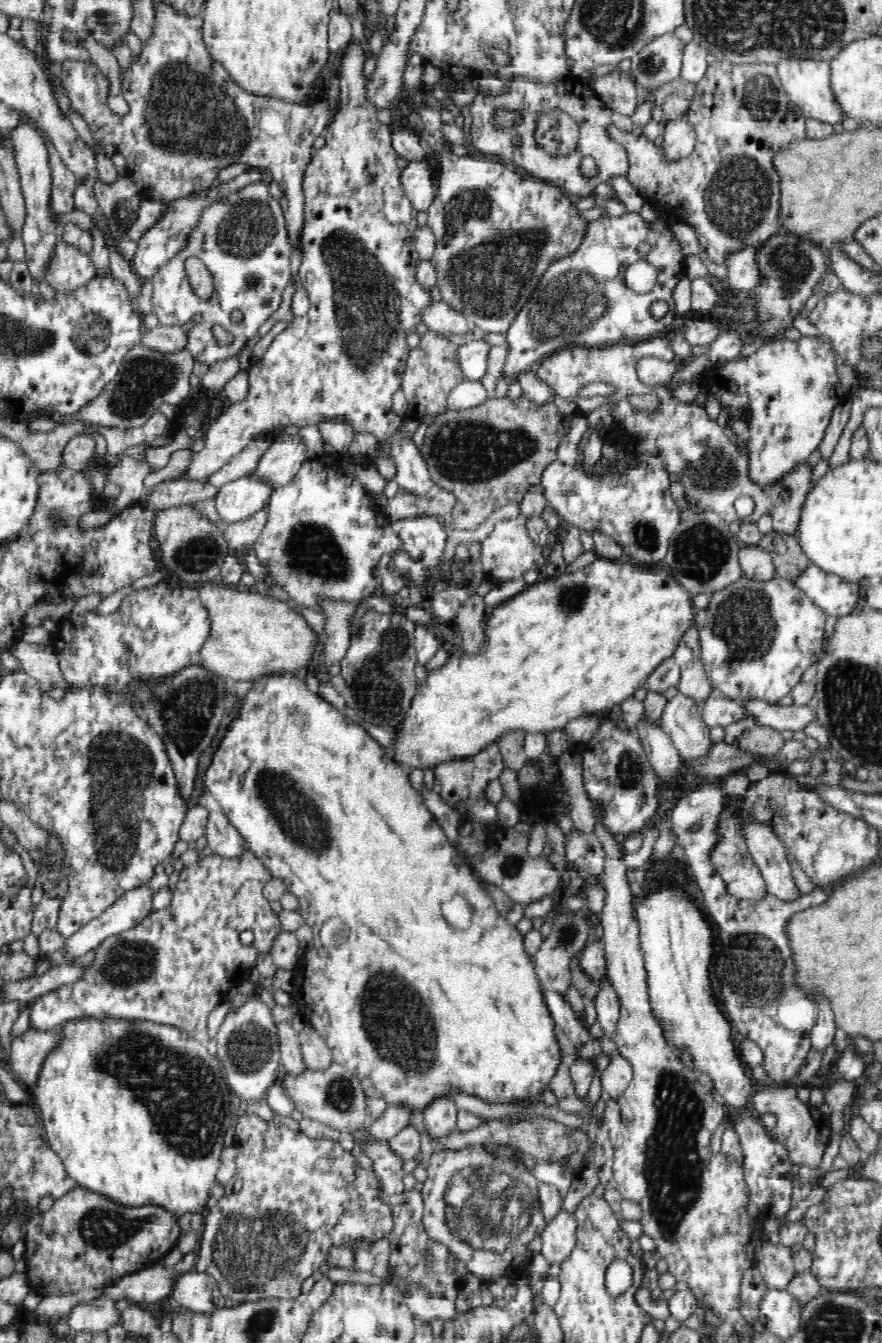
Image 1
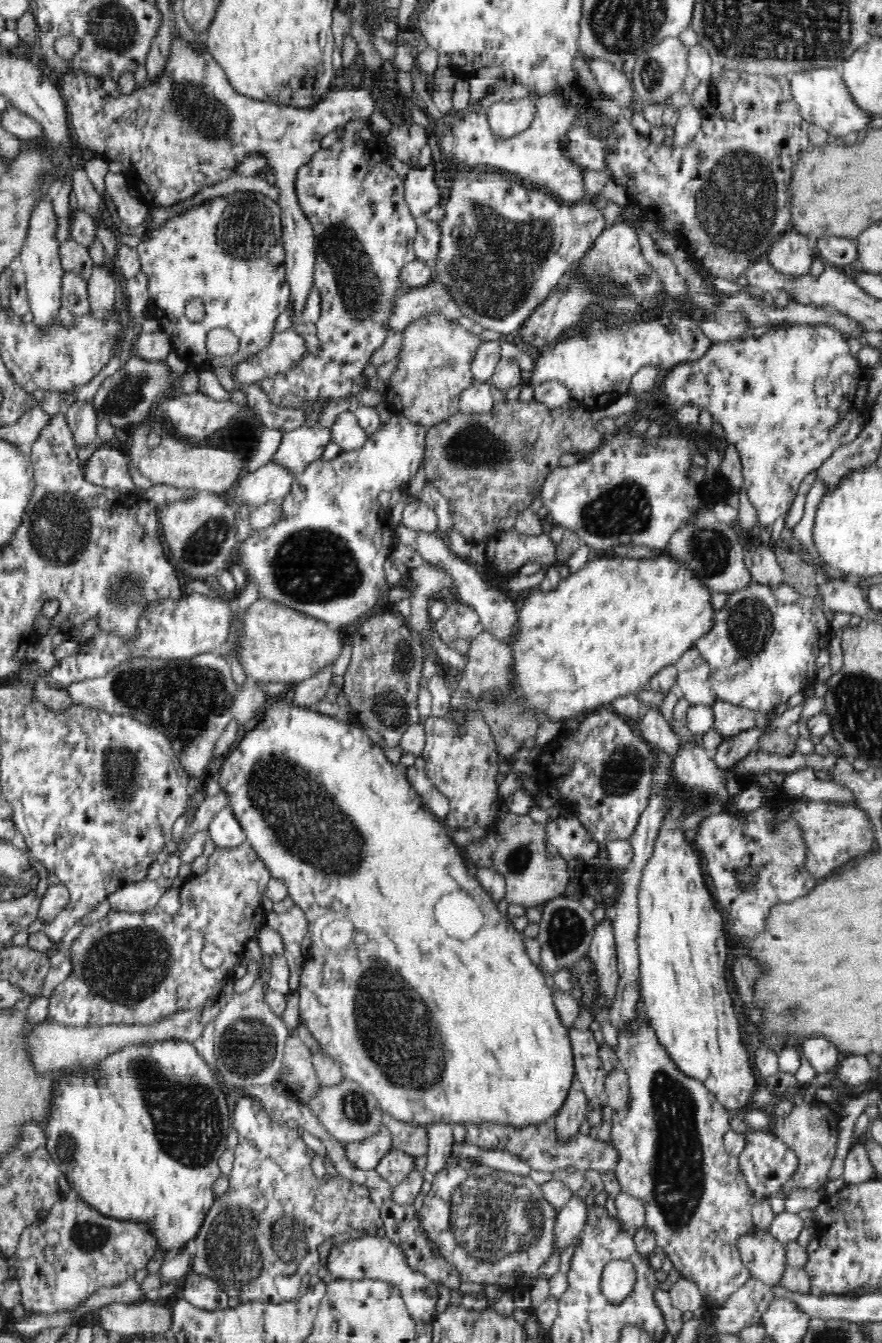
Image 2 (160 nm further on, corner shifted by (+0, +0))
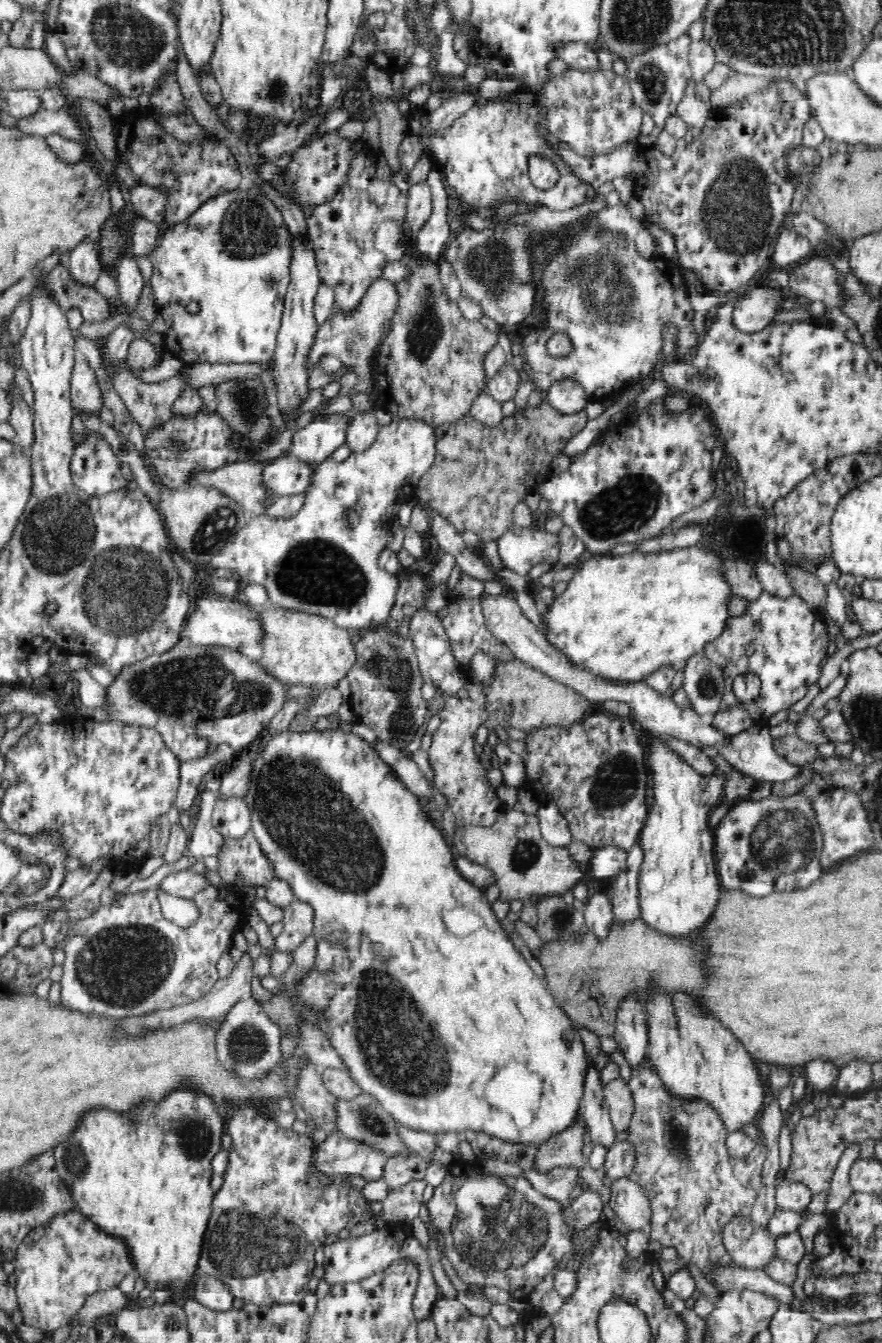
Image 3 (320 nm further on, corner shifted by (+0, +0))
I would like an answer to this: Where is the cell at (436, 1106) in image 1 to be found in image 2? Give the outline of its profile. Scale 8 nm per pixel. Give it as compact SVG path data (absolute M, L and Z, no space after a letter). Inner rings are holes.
M429 1122L423 1126L427 1132L427 1167L434 1174L443 1167L446 1159L455 1151L453 1124L448 1122Z

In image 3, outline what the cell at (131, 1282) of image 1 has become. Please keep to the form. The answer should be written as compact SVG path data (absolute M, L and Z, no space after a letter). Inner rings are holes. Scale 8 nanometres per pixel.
M119 1287L95 1292L86 1298L84 1306L78 1311L76 1321L80 1324L94 1324L101 1316L117 1313L127 1303L126 1294Z

